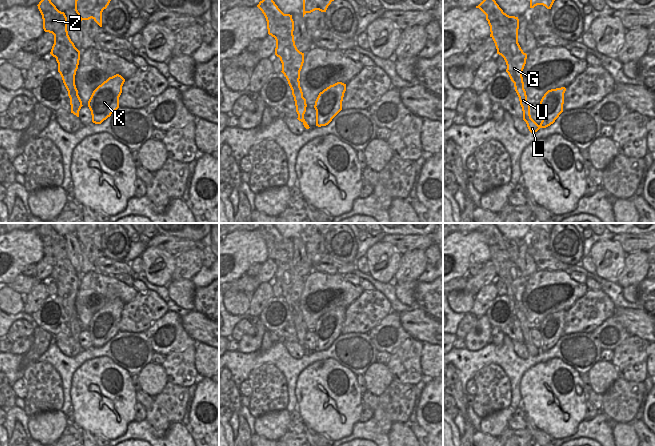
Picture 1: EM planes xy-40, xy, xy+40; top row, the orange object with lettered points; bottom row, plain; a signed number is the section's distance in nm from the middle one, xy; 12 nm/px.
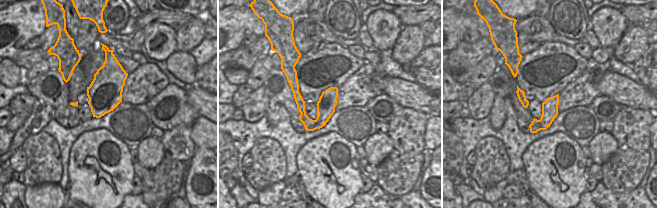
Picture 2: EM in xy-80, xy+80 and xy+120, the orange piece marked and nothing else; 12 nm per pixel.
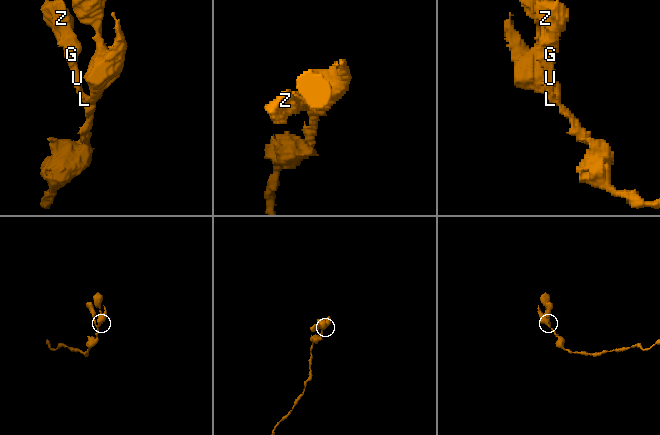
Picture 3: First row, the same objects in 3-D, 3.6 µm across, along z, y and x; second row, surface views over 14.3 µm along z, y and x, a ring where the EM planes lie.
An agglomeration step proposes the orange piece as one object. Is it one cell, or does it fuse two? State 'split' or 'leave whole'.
split

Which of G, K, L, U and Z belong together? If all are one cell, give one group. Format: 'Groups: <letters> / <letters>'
Groups: G U Z / K L.

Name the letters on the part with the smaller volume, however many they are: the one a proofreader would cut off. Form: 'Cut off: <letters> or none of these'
Cut off: G, U, Z

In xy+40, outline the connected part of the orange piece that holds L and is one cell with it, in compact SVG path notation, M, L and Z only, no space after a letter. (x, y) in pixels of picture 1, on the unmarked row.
M565 311L548 314L542 321L539 331L542 337L542 345L538 349L531 339L526 346L531 357L537 356L540 352L546 352L553 348L563 336Z

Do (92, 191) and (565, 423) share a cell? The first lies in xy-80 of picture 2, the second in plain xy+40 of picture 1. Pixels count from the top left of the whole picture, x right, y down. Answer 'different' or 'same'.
same

